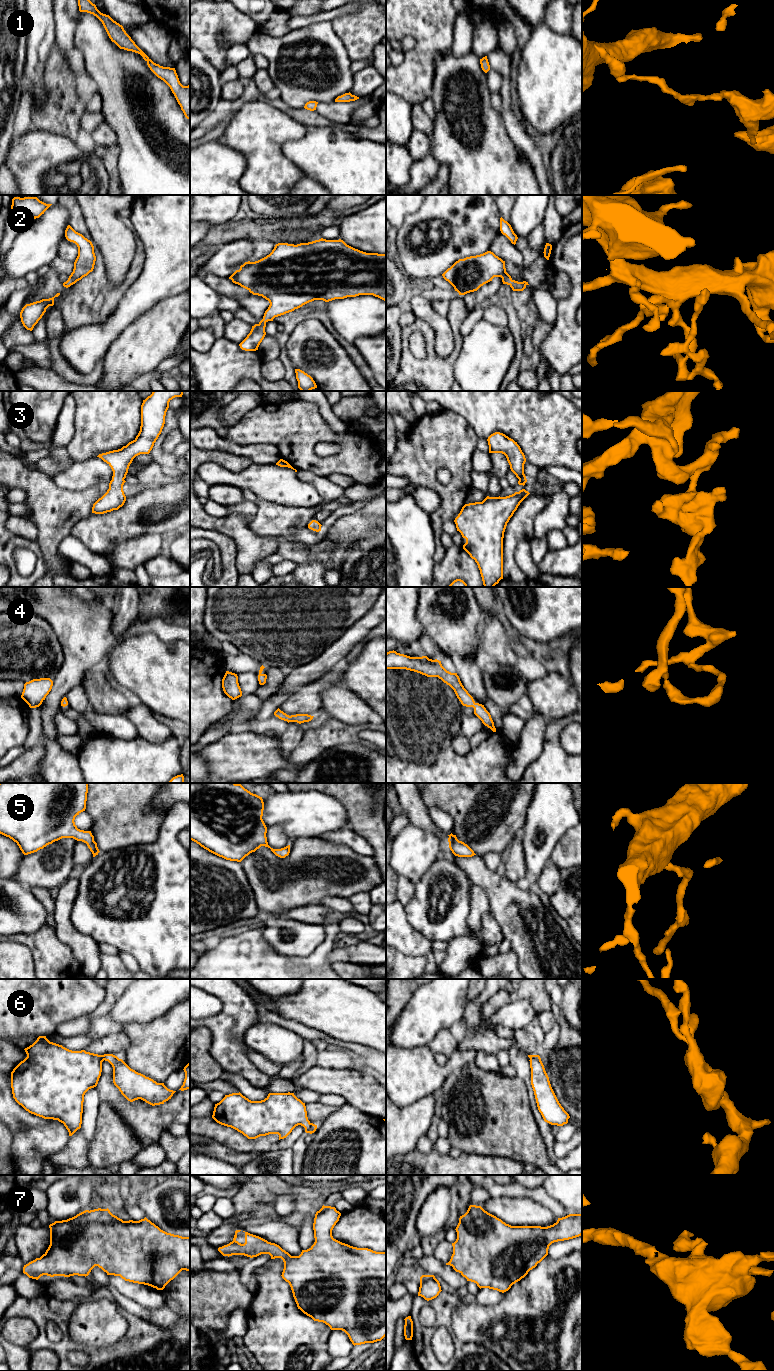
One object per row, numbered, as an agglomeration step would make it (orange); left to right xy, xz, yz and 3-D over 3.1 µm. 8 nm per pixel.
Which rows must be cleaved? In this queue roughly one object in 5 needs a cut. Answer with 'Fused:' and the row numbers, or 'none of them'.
Fused: none of them

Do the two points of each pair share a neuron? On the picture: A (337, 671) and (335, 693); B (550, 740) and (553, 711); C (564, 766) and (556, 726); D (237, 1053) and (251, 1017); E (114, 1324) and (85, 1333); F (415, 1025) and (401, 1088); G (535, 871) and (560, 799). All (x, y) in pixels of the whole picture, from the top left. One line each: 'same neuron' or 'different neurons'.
A: same neuron
B: different neurons
C: same neuron
D: same neuron
E: same neuron
F: different neurons
G: same neuron

